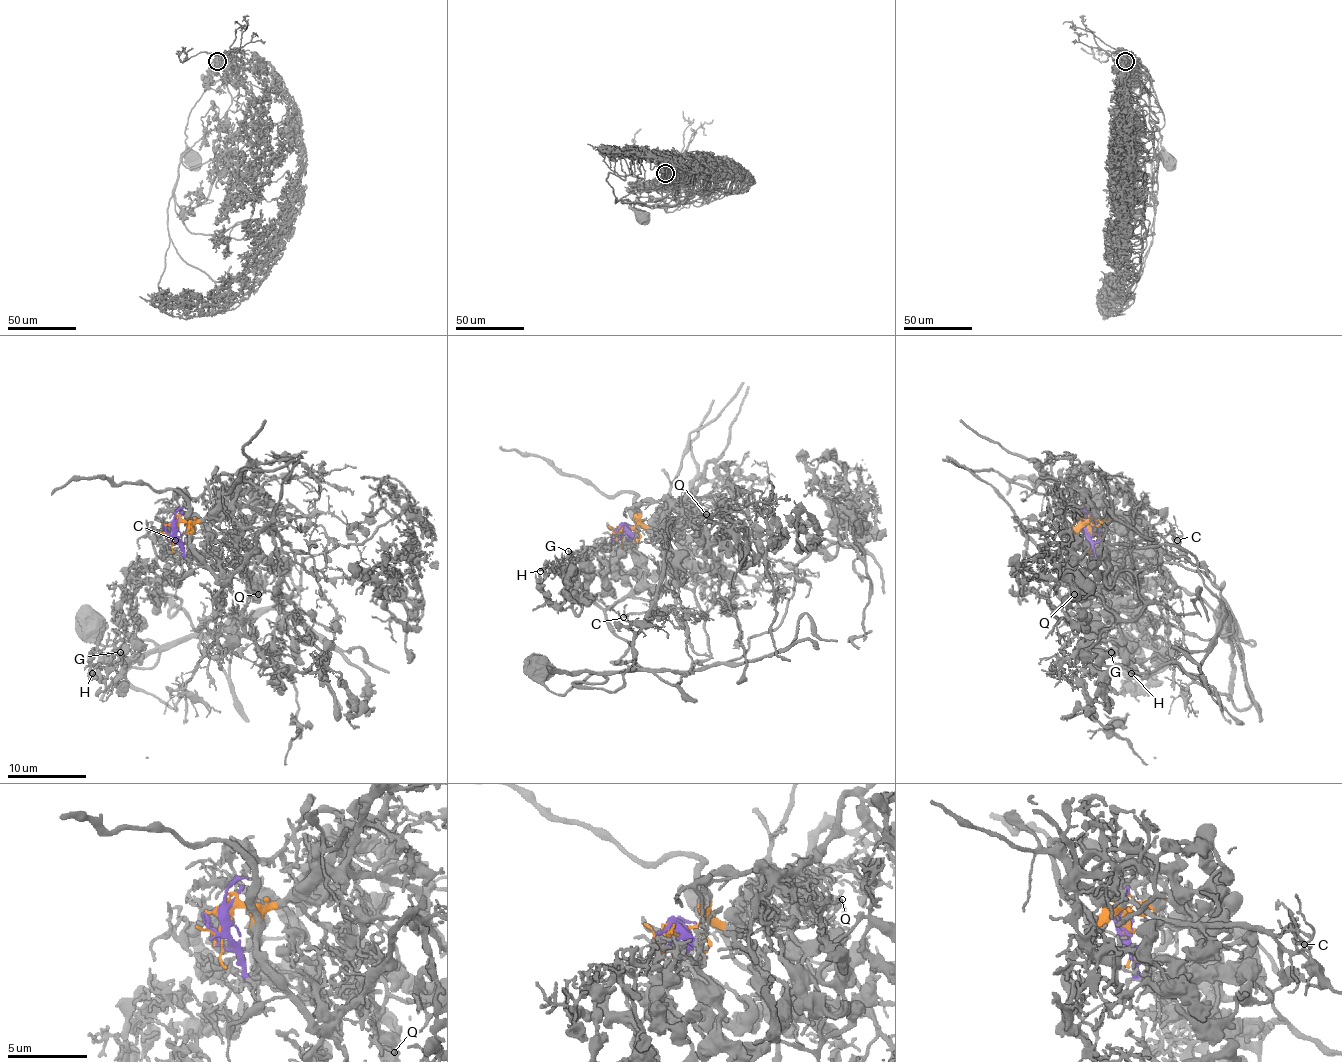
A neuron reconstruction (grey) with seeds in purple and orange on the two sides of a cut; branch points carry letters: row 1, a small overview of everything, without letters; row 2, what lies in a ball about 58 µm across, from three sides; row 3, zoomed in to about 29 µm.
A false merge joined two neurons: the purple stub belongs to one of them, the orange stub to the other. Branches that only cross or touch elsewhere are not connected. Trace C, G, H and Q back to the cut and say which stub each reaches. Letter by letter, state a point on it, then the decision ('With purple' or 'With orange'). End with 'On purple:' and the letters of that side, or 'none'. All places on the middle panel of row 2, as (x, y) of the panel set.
C: Place: (623, 617). With orange
G: Place: (568, 551). With purple
H: Place: (540, 571). With purple
Q: Place: (706, 514). With purple
On purple: G, H, Q

